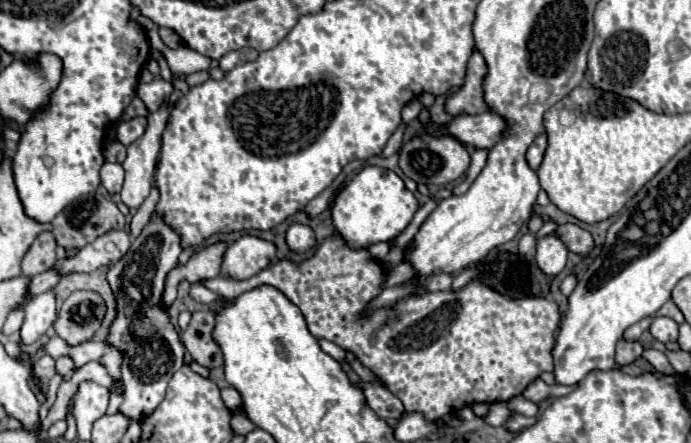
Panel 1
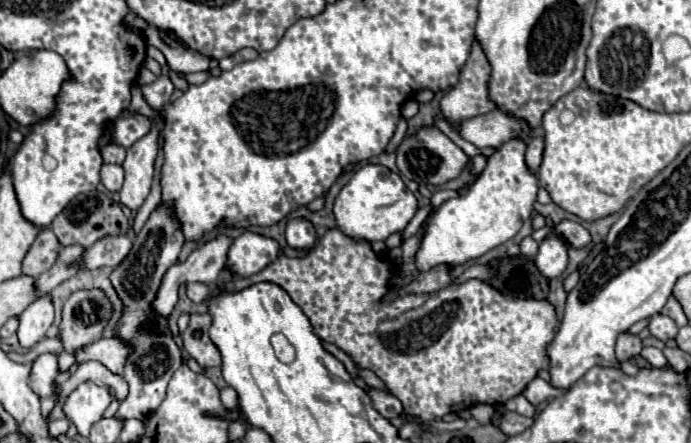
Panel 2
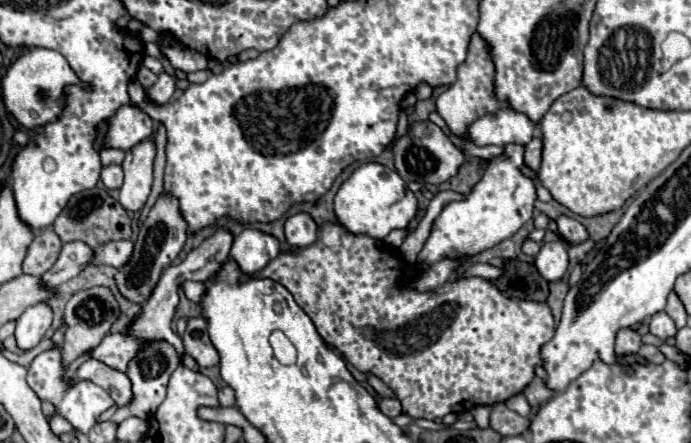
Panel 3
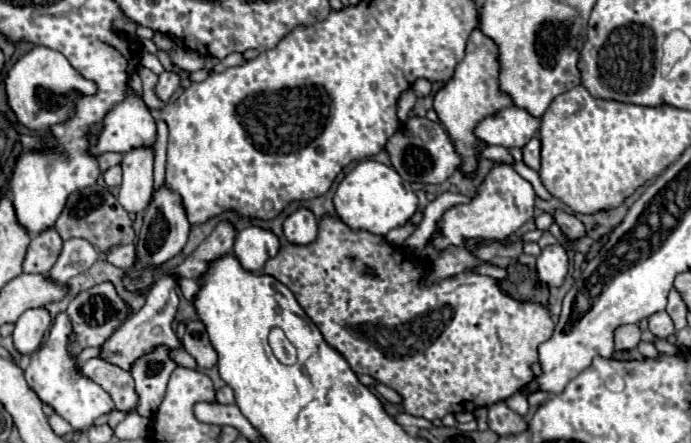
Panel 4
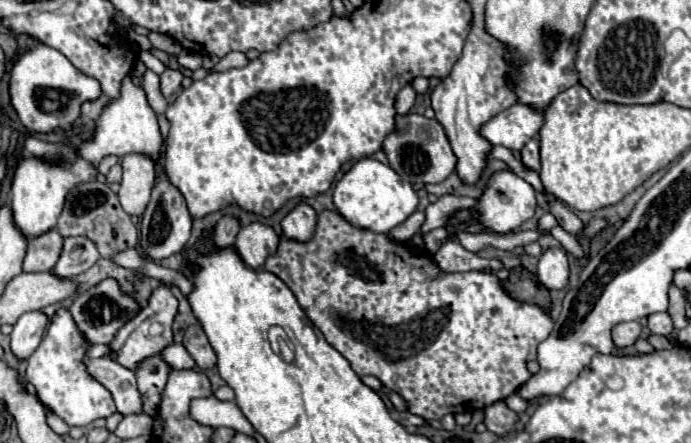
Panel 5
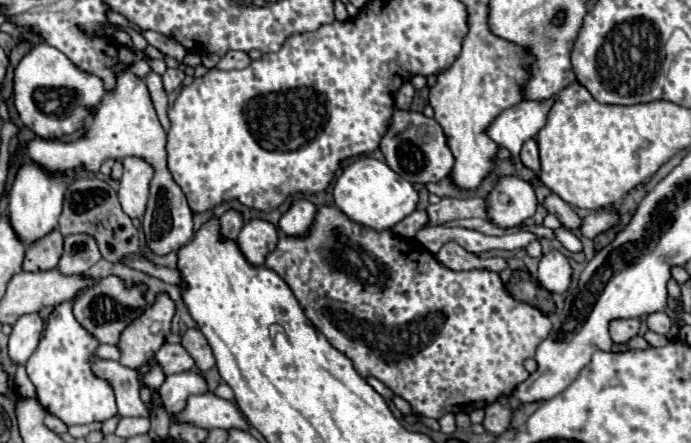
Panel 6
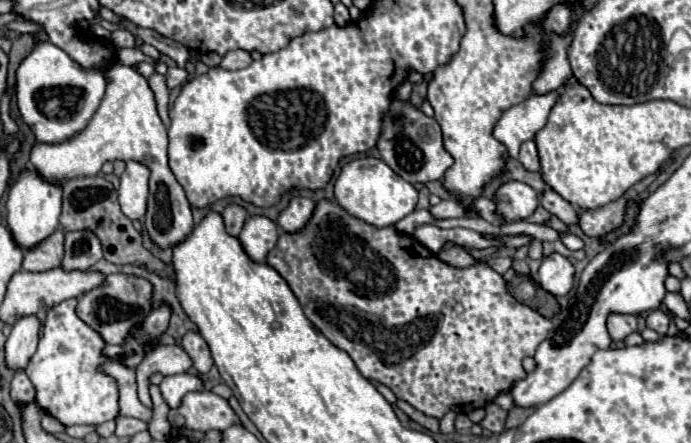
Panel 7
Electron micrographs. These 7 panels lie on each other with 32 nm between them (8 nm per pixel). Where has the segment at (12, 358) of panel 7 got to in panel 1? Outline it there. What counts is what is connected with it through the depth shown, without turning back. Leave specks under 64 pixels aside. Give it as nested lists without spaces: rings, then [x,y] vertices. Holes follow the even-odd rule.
[[[48,290],[44,294],[34,296],[26,304],[26,318],[22,324],[22,344],[36,342],[56,320],[56,292]]]

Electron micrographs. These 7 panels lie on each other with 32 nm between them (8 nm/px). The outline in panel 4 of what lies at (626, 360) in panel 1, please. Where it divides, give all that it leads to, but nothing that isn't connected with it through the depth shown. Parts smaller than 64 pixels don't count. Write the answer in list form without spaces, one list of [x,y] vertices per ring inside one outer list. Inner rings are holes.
[[[628,324],[628,326],[616,328],[614,340],[616,340],[616,350],[618,352],[638,348],[638,344],[640,344],[640,328],[638,328],[638,324]]]

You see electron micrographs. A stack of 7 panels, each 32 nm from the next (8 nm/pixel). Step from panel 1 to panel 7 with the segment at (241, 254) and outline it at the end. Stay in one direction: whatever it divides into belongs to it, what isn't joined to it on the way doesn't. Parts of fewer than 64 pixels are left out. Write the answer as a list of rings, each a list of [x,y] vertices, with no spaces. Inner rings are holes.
[[[252,216],[246,220],[238,240],[250,260],[264,262],[268,252],[276,246],[278,226],[276,226],[276,222],[264,218],[264,216]]]

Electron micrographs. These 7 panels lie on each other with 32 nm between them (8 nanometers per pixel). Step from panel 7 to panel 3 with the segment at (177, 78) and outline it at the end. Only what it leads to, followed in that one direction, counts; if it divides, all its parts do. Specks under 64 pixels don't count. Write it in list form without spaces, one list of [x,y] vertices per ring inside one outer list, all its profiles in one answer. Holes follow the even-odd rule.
[[[162,72],[162,74],[158,76],[158,80],[156,80],[150,88],[146,88],[146,94],[148,94],[148,98],[152,100],[152,104],[162,106],[162,104],[166,104],[166,102],[170,100],[170,96],[174,94],[174,90],[176,90],[174,78],[168,76],[166,72]]]

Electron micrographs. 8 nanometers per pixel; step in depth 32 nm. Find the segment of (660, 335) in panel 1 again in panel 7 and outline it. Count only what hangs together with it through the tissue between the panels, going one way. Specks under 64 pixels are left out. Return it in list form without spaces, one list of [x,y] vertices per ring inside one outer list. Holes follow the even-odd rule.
[[[654,310],[654,312],[650,312],[646,316],[646,324],[648,324],[648,328],[652,328],[658,334],[666,334],[668,332],[668,326],[670,326],[670,318],[662,310]]]

